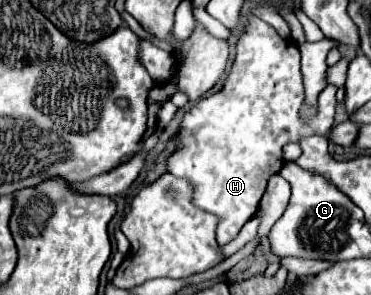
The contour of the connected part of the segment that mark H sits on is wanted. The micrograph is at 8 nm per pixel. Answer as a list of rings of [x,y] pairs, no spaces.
[[[252,17],[242,37],[236,43],[236,61],[232,63],[232,71],[228,73],[222,91],[206,99],[200,99],[190,111],[186,111],[186,117],[178,129],[178,151],[172,157],[168,157],[168,171],[176,177],[190,181],[194,189],[192,205],[200,207],[202,211],[214,213],[220,219],[216,229],[218,245],[230,243],[238,235],[242,225],[256,215],[268,179],[274,173],[278,173],[284,165],[282,147],[286,143],[298,141],[304,135],[312,133],[326,135],[330,131],[336,107],[336,87],[328,85],[320,93],[318,113],[308,125],[302,123],[298,115],[302,103],[304,103],[304,83],[302,83],[298,47],[292,41],[278,37],[274,27],[268,25],[266,21]]]

